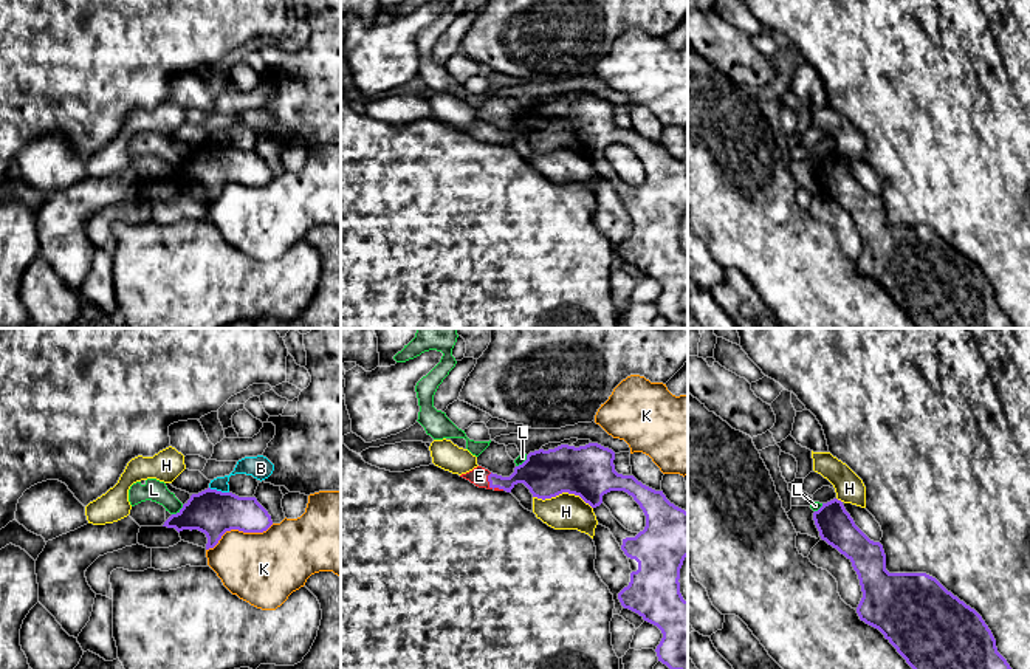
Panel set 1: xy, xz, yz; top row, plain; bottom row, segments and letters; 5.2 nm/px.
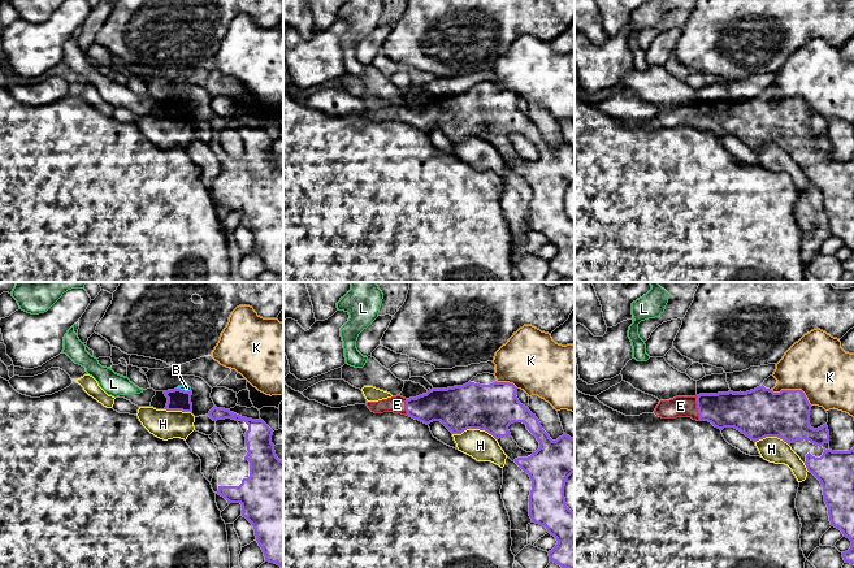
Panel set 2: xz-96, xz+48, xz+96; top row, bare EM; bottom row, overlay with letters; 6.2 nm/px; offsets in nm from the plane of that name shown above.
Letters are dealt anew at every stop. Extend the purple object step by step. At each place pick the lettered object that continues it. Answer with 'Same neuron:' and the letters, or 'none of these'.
Same neuron: E

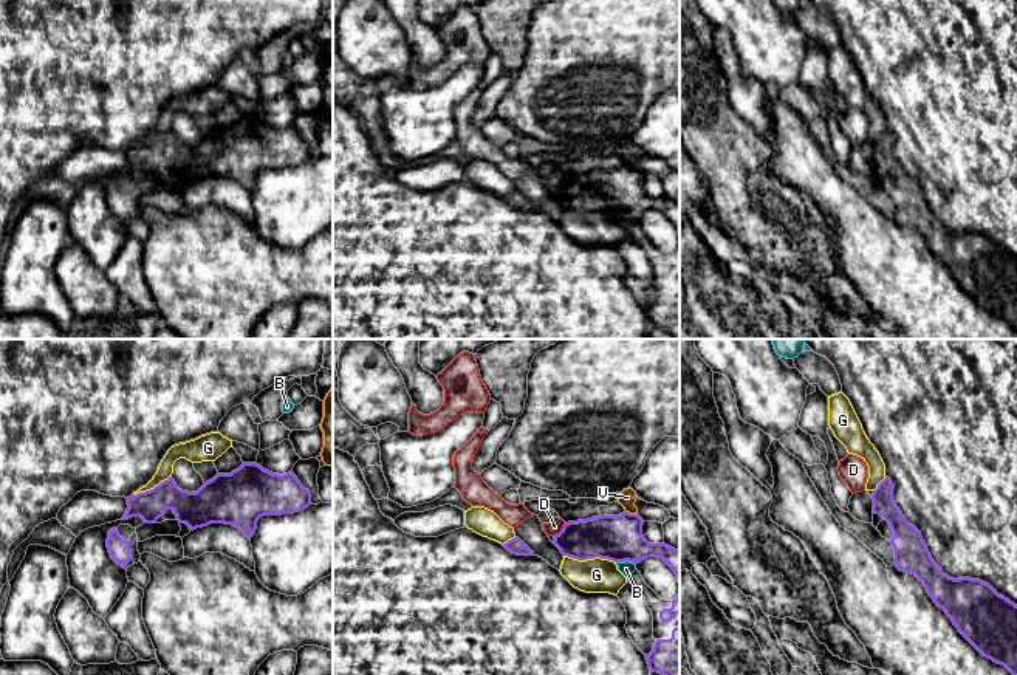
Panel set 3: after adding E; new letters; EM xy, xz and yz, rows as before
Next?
Same neuron: none of these

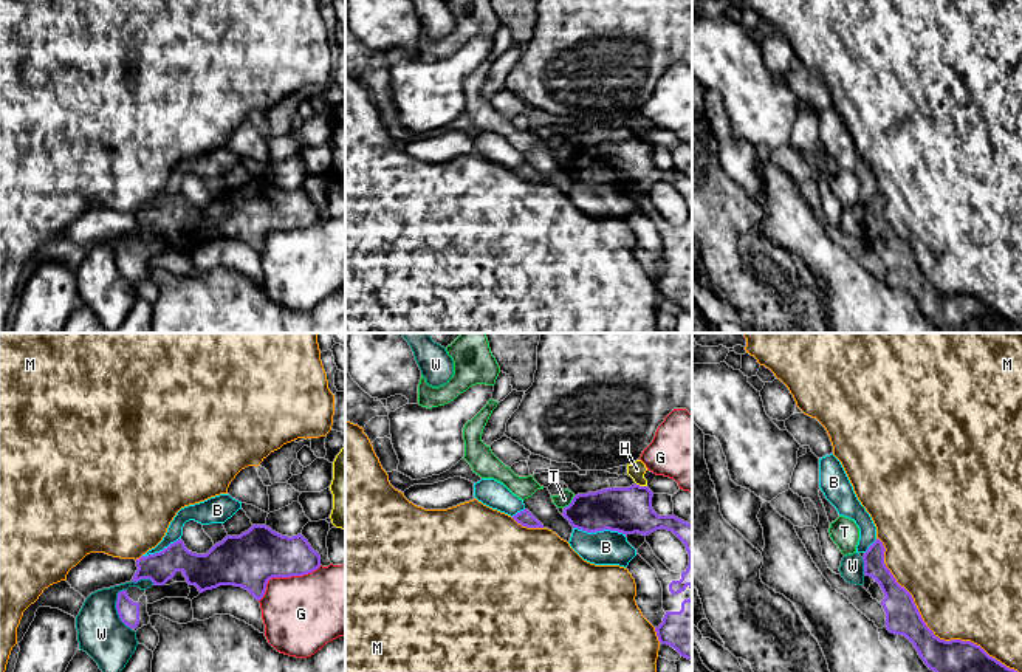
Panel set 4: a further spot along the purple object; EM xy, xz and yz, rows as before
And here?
Same neuron: none of these

